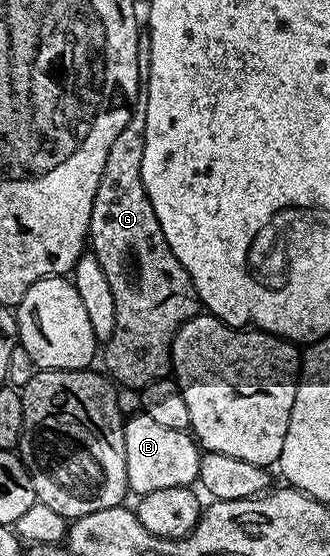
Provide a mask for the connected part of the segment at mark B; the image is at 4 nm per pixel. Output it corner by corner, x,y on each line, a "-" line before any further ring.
136,411
124,423
126,443
126,467
128,488
133,494
143,495
150,491
162,491
170,487
192,487
200,476
201,446
188,429
162,427
150,415

